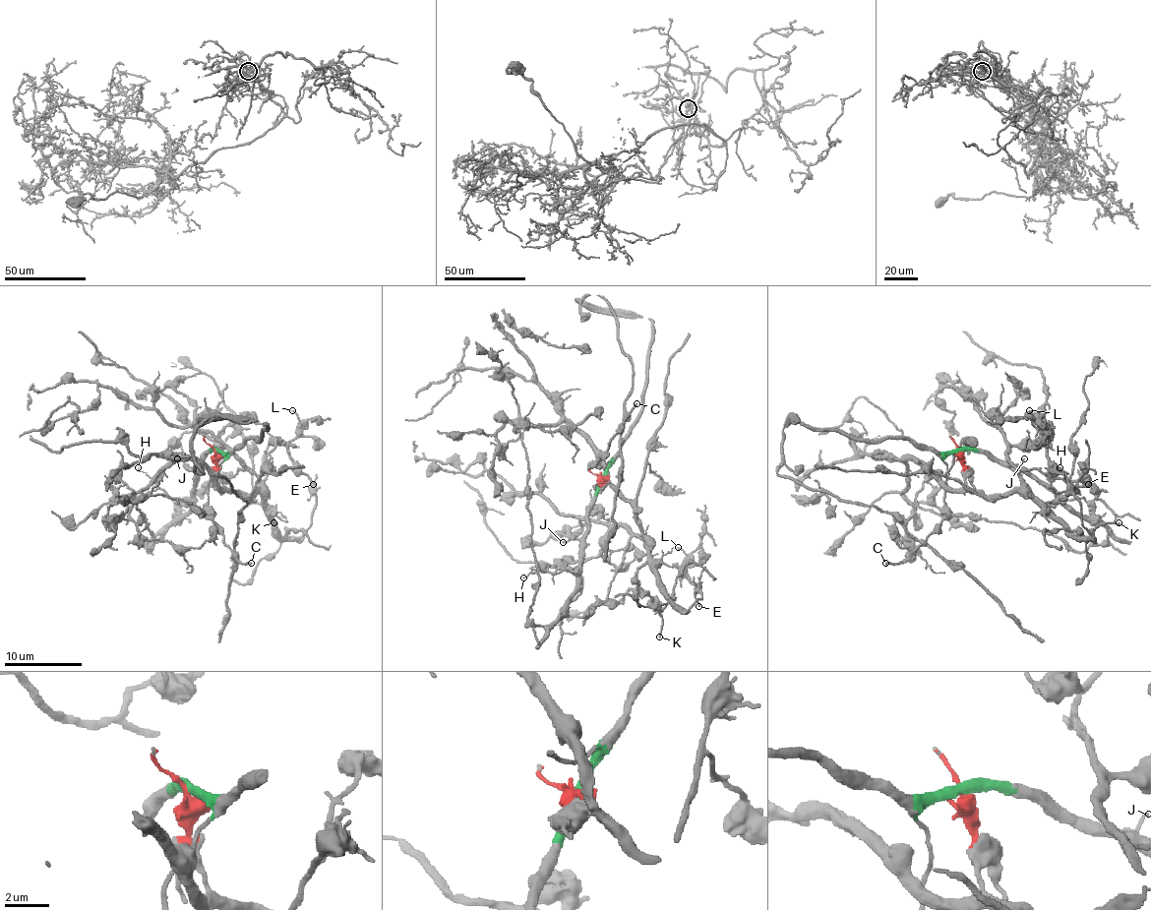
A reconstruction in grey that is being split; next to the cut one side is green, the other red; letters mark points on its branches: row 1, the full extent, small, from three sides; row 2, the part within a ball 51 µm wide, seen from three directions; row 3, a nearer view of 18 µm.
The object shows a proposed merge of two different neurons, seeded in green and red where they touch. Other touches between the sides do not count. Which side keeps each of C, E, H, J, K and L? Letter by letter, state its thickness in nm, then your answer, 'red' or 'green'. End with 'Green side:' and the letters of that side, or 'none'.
C: calibre 170 nm; green
E: calibre 160 nm; red
H: calibre 100 nm; green
J: calibre 100 nm; green
K: calibre 170 nm; red
L: calibre 120 nm; red
Green side: C, H, J

